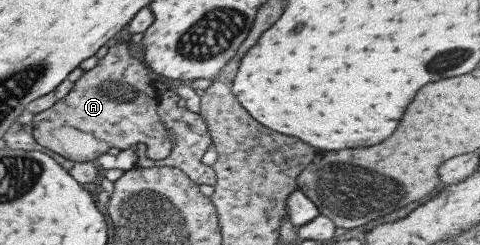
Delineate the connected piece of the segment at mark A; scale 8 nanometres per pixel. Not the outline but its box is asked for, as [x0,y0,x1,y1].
[31,41,175,162]

